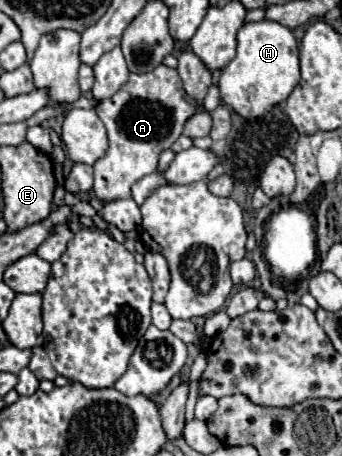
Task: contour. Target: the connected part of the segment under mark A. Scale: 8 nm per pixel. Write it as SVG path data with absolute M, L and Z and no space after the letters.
M158 65L150 73L130 73L128 83L122 85L118 93L114 93L112 97L104 101L98 101L96 113L102 119L104 127L108 129L108 141L110 141L110 149L106 151L106 155L94 163L94 193L98 195L98 199L116 201L116 199L130 197L130 187L144 175L156 171L160 153L172 147L172 143L182 135L186 121L198 111L204 111L204 109L186 101L178 71L166 65Z

